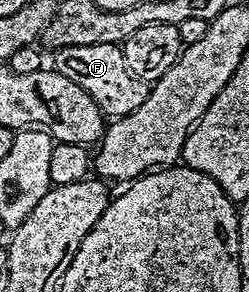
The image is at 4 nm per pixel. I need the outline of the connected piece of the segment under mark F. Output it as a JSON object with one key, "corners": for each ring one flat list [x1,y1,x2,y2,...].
{"corners":[[117,44,101,46,65,46,54,49,54,71,60,72,69,82,77,82,93,102,103,111,104,117,118,118,133,114,141,102,145,102,149,91,148,81,137,78,133,70,123,62,123,49]]}

